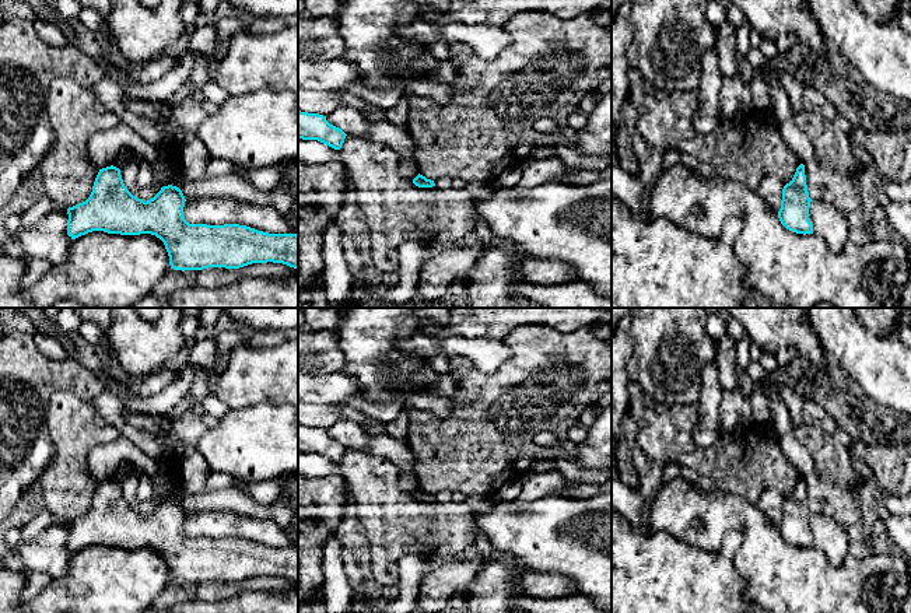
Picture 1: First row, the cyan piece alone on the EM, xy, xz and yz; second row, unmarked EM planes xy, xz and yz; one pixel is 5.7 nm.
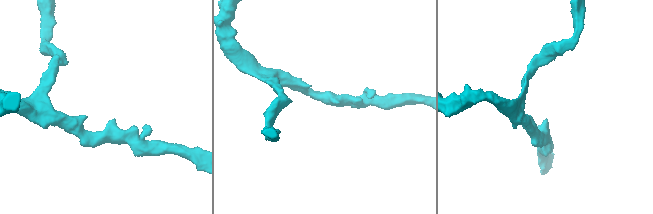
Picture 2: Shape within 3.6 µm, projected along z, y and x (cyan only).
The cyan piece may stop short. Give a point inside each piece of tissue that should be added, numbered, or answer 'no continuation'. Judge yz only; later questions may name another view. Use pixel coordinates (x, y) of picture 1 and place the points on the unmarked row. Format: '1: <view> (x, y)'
no continuation

